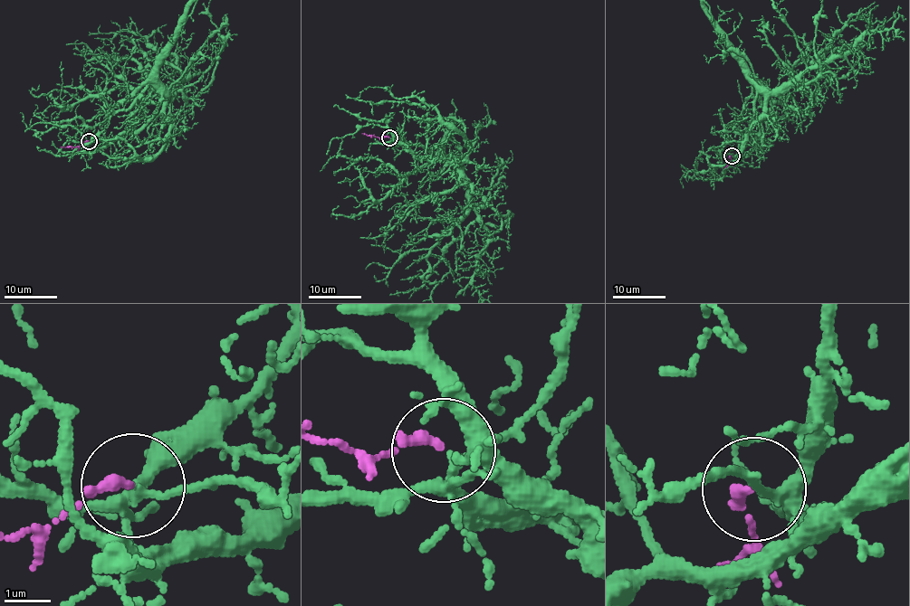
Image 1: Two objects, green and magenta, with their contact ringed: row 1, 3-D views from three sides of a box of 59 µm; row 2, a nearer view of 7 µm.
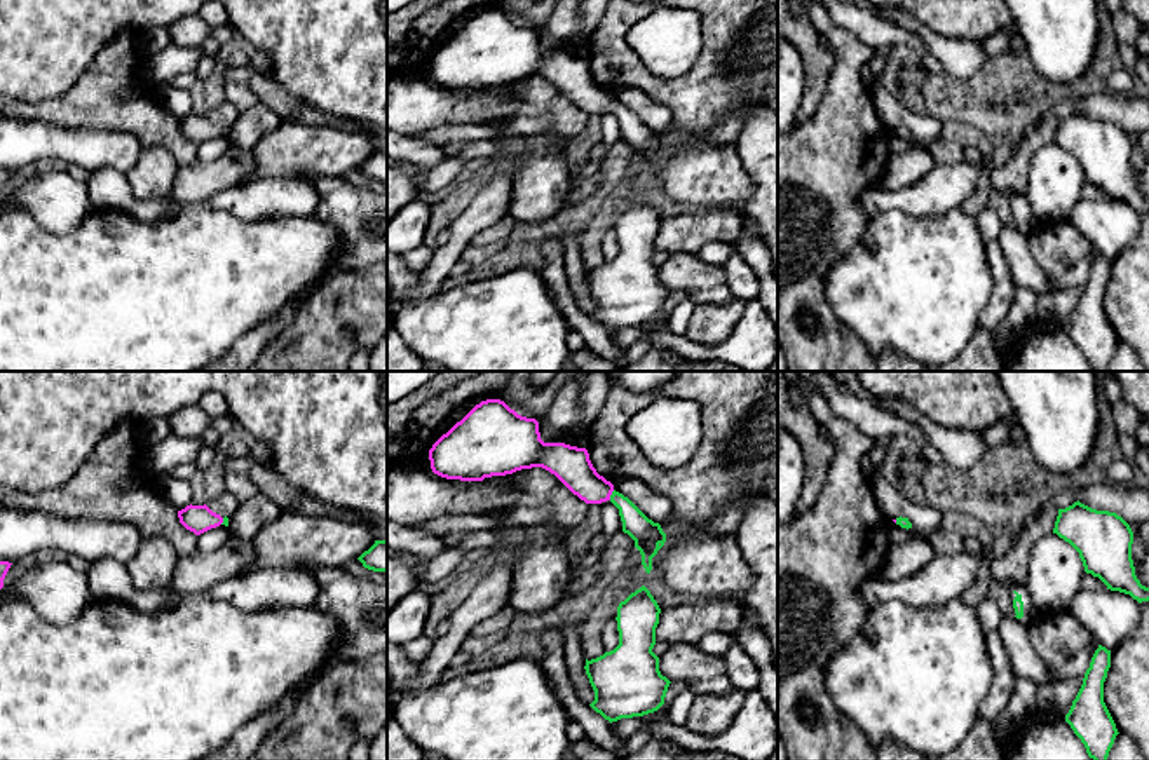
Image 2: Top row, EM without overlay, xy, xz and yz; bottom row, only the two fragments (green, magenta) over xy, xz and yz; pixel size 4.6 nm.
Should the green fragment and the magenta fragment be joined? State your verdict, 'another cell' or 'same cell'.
same cell

